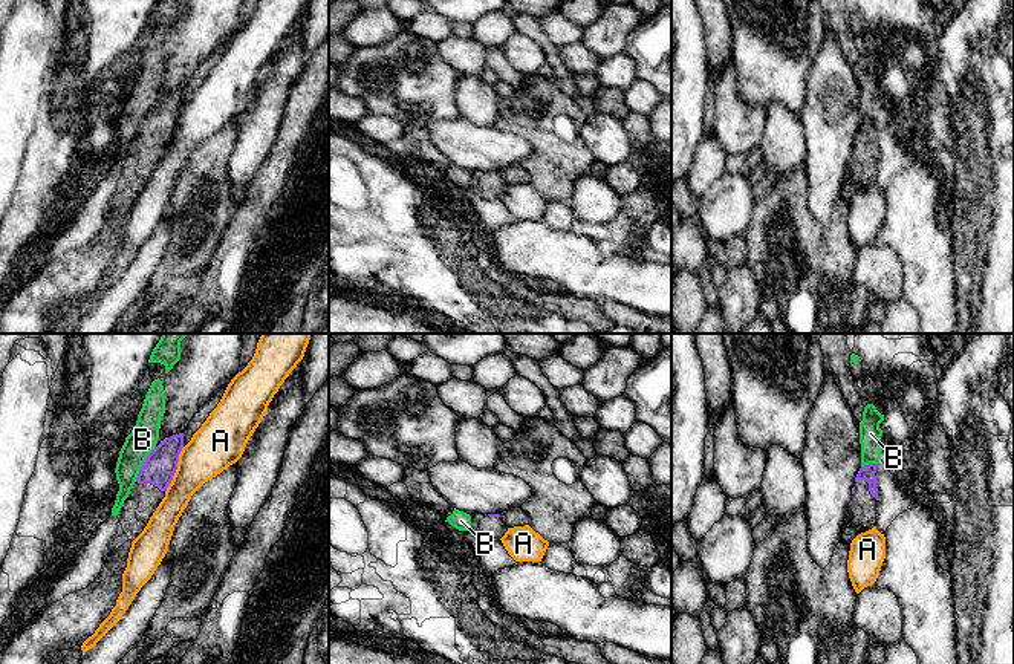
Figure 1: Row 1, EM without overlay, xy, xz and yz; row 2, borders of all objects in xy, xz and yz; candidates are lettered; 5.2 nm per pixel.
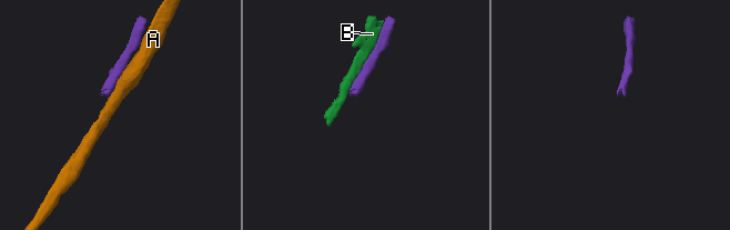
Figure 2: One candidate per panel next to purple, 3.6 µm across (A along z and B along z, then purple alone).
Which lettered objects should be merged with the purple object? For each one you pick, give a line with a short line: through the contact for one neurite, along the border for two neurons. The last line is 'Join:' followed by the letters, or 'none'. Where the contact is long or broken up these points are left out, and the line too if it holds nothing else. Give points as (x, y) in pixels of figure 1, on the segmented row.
Join: none

